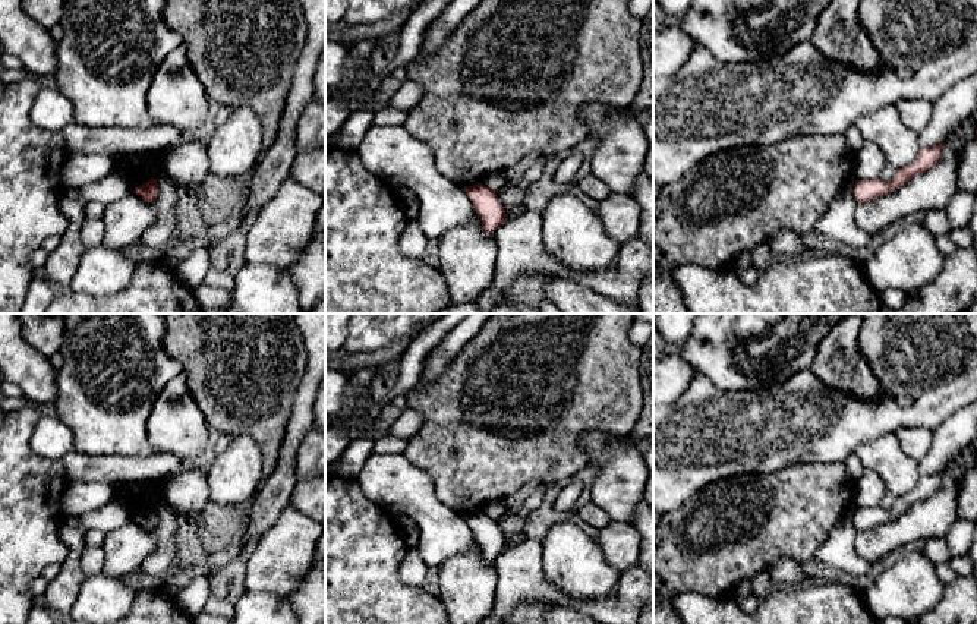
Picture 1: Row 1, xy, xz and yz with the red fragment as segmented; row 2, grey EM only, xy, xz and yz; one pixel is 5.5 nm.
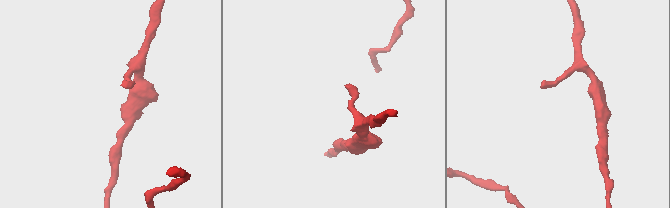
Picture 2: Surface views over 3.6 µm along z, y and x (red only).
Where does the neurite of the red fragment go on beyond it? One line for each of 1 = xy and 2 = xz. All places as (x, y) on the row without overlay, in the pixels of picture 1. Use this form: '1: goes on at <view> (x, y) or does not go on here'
1: does not go on here
2: does not go on here

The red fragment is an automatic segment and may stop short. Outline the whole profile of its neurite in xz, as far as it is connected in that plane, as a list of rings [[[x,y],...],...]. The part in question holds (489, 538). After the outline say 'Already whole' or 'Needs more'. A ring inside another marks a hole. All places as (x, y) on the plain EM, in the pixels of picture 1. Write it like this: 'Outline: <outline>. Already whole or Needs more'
Outline: [[[482,511],[464,514],[464,520],[472,529],[485,561],[494,561],[505,551],[505,538],[499,530],[497,520]]]. Already whole

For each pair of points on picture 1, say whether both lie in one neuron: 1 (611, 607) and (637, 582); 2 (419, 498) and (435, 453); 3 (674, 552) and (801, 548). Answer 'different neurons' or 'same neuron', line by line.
1: same neuron
2: different neurons
3: same neuron

